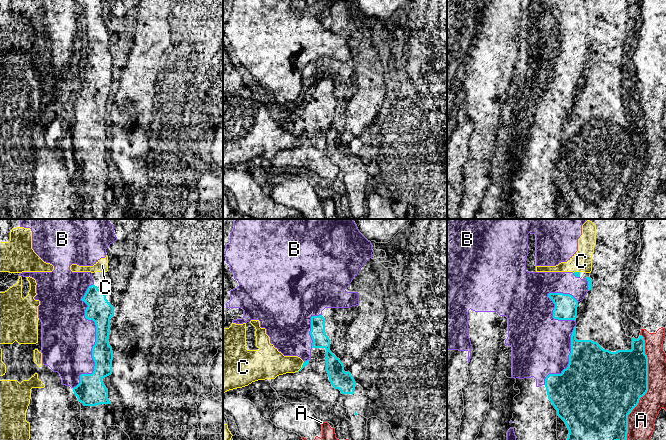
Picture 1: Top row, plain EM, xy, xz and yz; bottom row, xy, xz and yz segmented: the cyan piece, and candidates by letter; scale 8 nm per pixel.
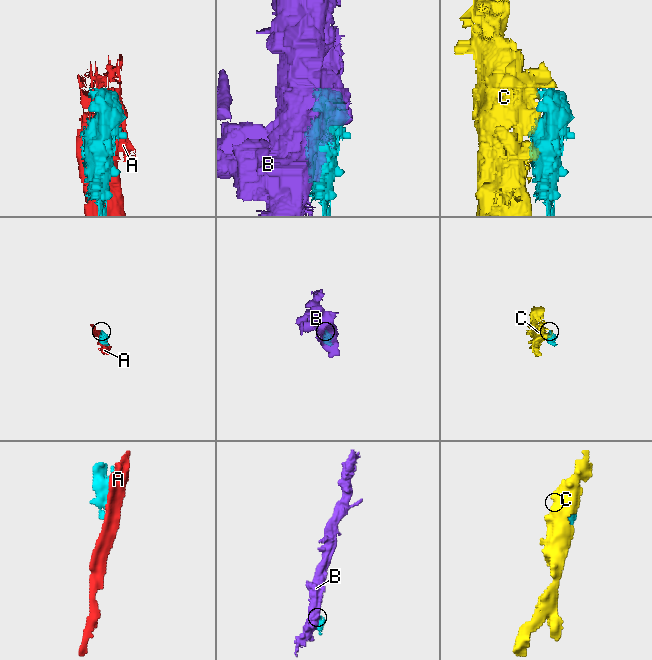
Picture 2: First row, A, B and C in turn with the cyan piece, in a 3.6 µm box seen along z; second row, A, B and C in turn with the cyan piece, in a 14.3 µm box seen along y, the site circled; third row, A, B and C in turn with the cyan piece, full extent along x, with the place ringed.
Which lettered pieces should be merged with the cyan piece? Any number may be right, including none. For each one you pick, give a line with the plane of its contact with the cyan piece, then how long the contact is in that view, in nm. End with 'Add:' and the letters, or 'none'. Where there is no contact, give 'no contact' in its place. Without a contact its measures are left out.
Add: none

